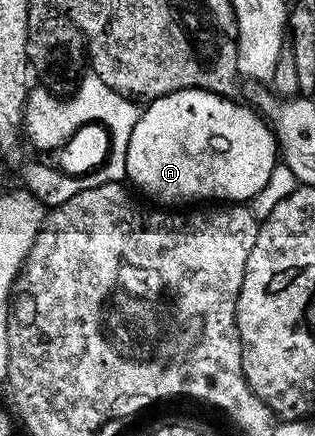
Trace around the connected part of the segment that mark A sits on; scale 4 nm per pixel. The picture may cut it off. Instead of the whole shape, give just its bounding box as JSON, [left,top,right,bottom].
[123,90,279,204]

